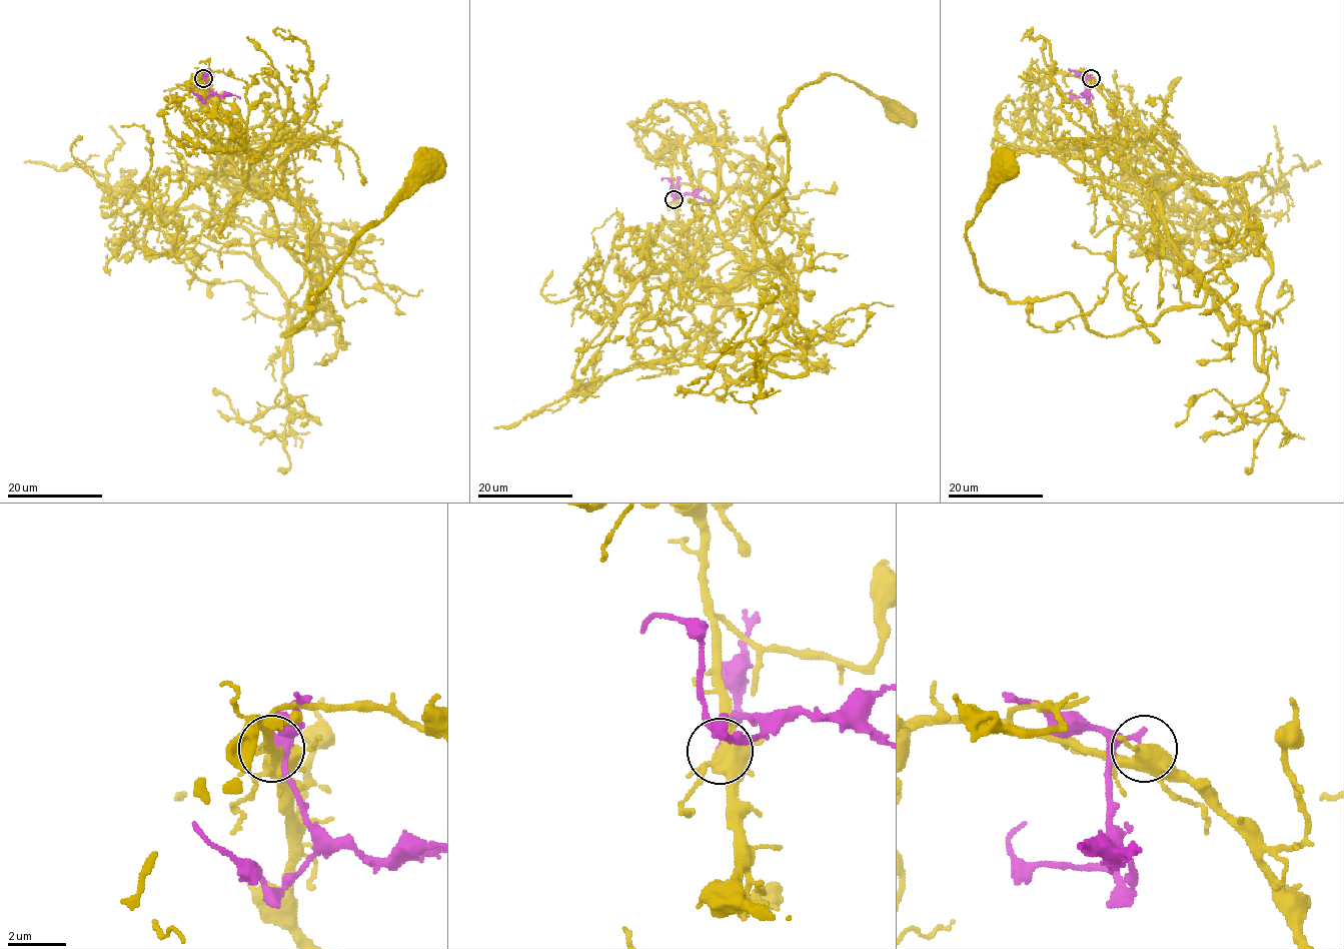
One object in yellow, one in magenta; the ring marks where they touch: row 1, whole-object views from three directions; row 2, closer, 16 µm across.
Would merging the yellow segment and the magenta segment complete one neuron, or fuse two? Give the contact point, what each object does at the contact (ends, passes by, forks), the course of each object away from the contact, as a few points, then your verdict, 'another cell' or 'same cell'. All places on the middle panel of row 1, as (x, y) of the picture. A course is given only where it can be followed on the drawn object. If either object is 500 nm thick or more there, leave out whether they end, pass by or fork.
place (674, 199); yellow forks; magenta ends; course yellow (674, 199), (702, 237), (744, 187), (776, 227), (801, 89), (839, 75), (894, 111); course magenta (674, 199), (676, 194), (681, 195), (670, 193), (666, 178), (661, 180); another cell

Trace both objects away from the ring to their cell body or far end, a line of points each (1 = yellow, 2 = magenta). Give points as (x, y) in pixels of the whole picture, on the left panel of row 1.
1: (203, 78), (206, 105), (244, 131), (236, 175), (288, 143), (273, 189), (307, 235), (311, 313), (423, 163)
2: (203, 78), (210, 92), (204, 101), (191, 90)

